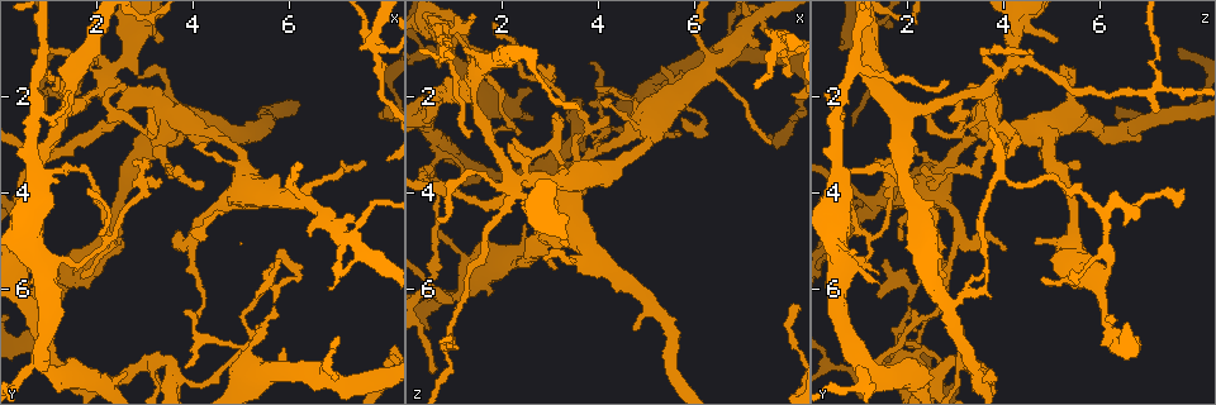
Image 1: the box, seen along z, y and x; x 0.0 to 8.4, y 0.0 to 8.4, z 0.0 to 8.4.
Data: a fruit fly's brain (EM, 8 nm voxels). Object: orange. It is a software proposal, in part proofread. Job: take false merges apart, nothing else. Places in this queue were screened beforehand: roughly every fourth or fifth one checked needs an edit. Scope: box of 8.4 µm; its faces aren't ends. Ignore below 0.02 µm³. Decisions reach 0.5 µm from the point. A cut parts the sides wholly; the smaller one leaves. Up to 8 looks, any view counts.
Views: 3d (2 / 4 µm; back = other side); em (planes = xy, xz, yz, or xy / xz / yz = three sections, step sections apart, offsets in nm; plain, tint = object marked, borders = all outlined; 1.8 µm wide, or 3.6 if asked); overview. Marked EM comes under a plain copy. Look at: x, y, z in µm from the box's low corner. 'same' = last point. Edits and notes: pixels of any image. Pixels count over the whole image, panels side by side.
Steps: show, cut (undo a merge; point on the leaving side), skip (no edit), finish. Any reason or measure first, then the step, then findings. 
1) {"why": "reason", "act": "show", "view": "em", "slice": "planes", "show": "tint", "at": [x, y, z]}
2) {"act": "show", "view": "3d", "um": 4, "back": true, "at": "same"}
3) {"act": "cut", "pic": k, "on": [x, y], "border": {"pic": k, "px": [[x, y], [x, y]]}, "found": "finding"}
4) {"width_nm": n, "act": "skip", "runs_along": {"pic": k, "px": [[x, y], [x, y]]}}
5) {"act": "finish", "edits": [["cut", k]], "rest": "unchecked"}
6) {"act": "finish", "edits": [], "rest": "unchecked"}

{"why": "thin arm on a thick one", "act": "show", "view": "em", "slice": "planes", "show": "borders", "at": [0.80, 5.45, 0.55]}

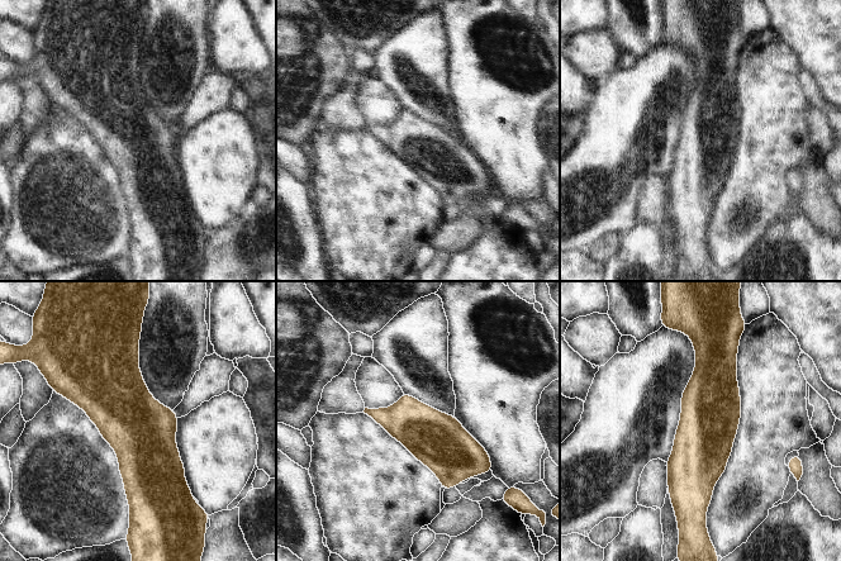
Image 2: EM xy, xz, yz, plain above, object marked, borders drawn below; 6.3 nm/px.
{"act": "skip", "found": "one neuron here"}

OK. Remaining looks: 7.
{"why": "branch point", "act": "show", "view": "em", "um": 3.6, "slice": "yz", "step": 8, "show": "tint", "at": [0.70, 3.70, 0.55]}

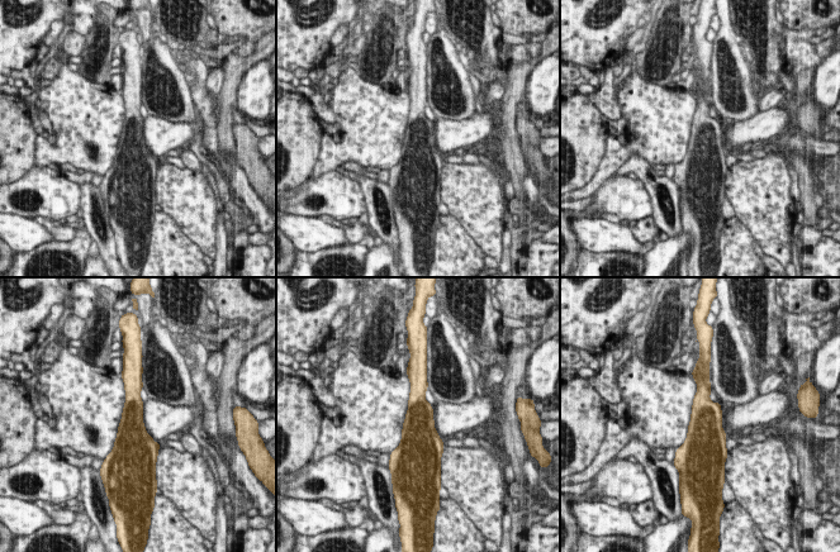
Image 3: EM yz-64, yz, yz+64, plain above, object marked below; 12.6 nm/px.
{"why": "cut it another way", "act": "show", "view": "em", "um": 3.6, "slice": "planes", "show": "tint", "at": "same"}

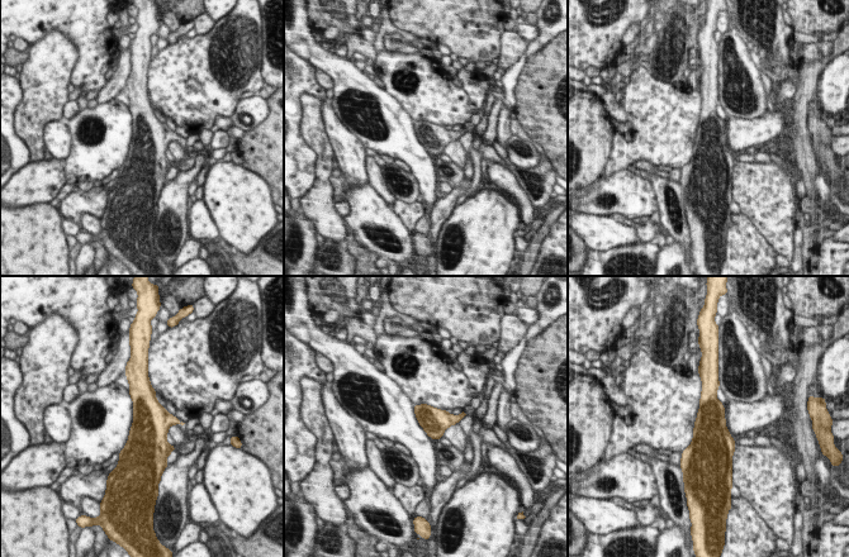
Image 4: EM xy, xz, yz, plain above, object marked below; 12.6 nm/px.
{"width_nm": 360, "act": "skip", "found": "continuous, no second neuron"}

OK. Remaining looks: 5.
{"why": "a fork", "act": "show", "view": "em", "slice": "planes", "show": "tint", "at": [6.15, 4.15, 1.50]}

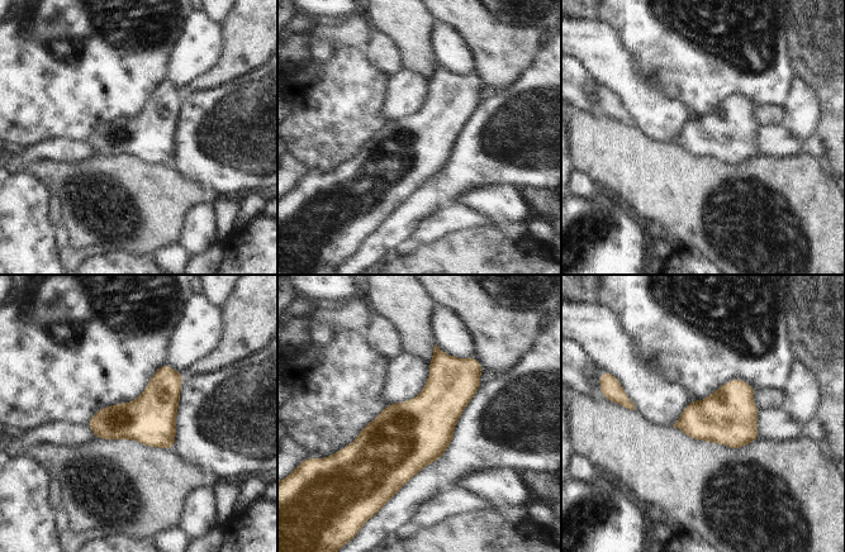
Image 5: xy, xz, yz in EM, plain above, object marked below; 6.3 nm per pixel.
{"act": "skip", "found": "continuous, no second neuron"}

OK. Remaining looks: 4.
{"act": "finish", "edits": [], "rest": "unchecked"}

